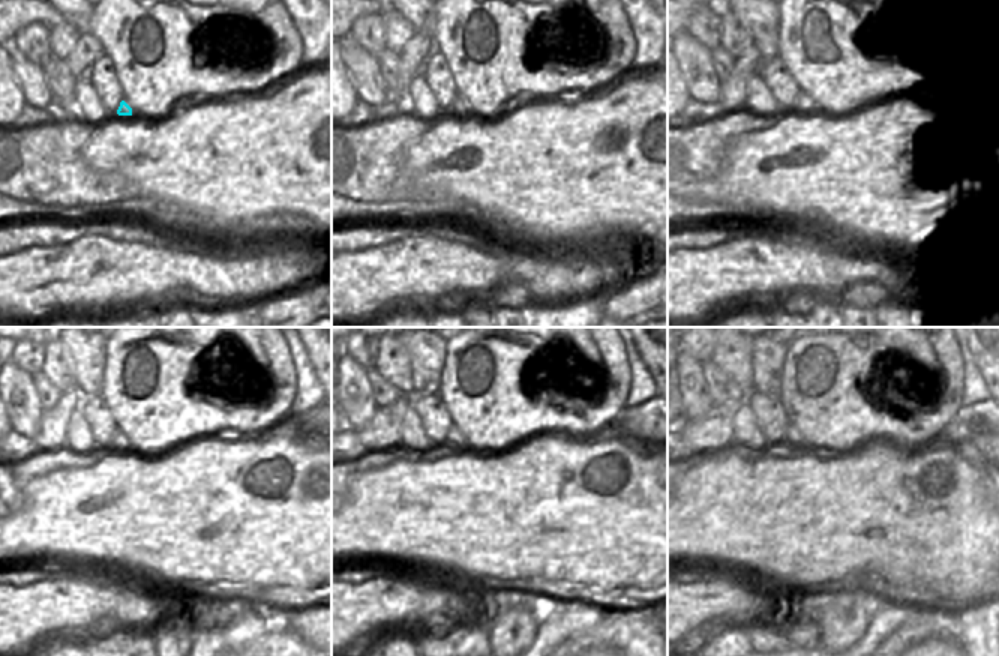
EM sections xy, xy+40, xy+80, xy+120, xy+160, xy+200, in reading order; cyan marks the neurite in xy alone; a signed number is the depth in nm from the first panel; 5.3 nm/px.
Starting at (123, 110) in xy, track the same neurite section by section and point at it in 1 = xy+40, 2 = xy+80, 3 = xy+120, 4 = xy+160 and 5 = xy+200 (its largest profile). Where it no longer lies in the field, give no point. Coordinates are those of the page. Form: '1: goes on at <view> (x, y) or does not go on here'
1: goes on at xy+40 (458, 105)
2: goes on at xy+80 (792, 107)
3: goes on at xy+120 (120, 440)
4: goes on at xy+160 (455, 437)
5: goes on at xy+200 (791, 436)

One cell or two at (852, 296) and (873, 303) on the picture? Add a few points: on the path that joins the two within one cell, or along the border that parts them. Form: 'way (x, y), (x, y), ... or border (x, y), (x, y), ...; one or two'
border (863, 291), (855, 305), (867, 306), (872, 311); two

